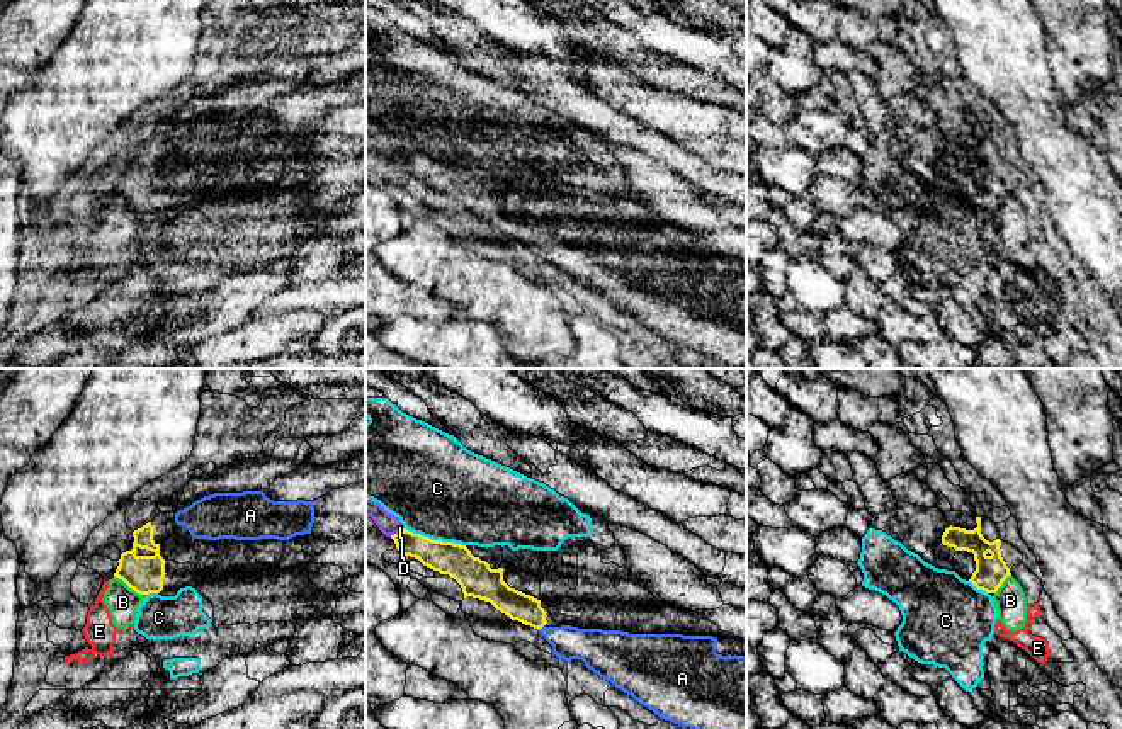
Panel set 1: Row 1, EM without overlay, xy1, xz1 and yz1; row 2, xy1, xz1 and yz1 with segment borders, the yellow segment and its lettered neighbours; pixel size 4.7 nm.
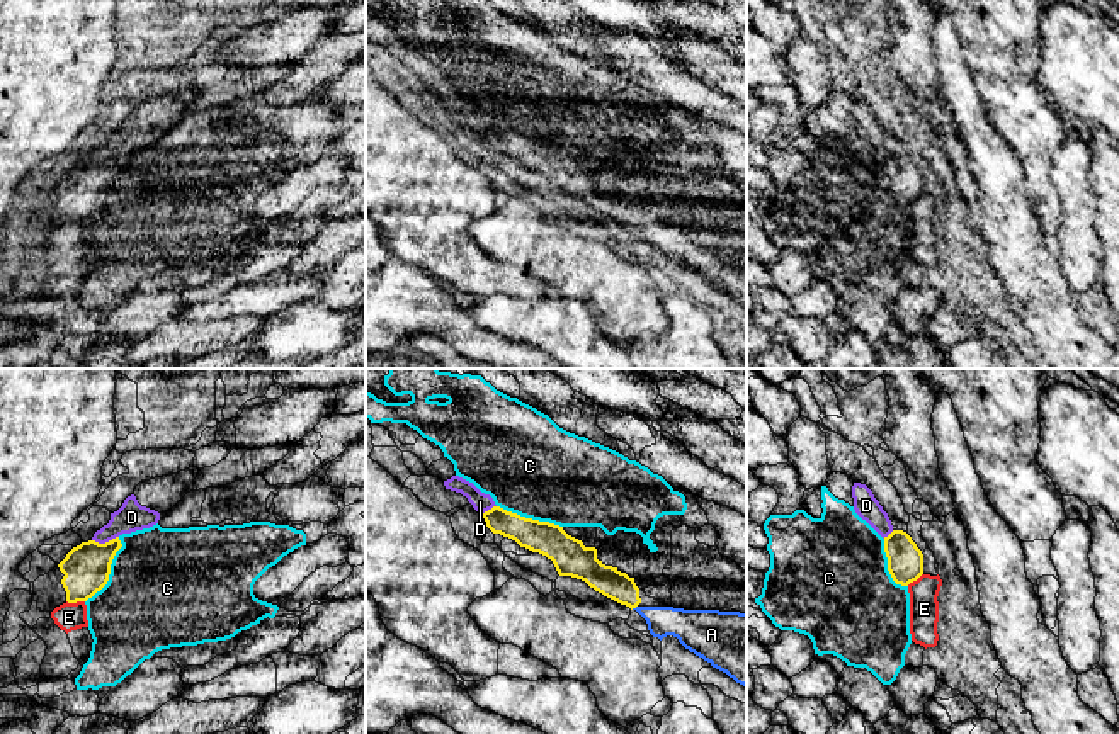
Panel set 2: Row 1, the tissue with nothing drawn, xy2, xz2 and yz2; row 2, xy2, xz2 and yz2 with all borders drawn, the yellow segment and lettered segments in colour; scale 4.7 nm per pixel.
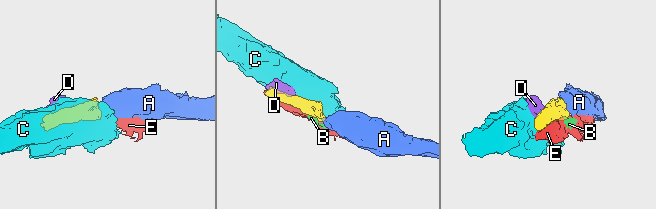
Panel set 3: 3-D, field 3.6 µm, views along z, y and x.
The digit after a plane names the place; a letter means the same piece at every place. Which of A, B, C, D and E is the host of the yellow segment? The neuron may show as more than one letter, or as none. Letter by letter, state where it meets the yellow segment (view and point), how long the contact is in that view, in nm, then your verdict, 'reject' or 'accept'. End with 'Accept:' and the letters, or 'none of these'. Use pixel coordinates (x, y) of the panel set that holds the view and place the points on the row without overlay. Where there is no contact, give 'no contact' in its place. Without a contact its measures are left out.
A: contact xz1 (539, 247); length 40 nm; accept
B: contact xy1 (128, 204); length 160 nm; reject
C: contact xy2 (109, 191); length 360 nm; reject
D: contact xy2 (106, 162); length 130 nm; reject
E: contact xy2 (75, 221); length 90 nm; reject
Accept: A

